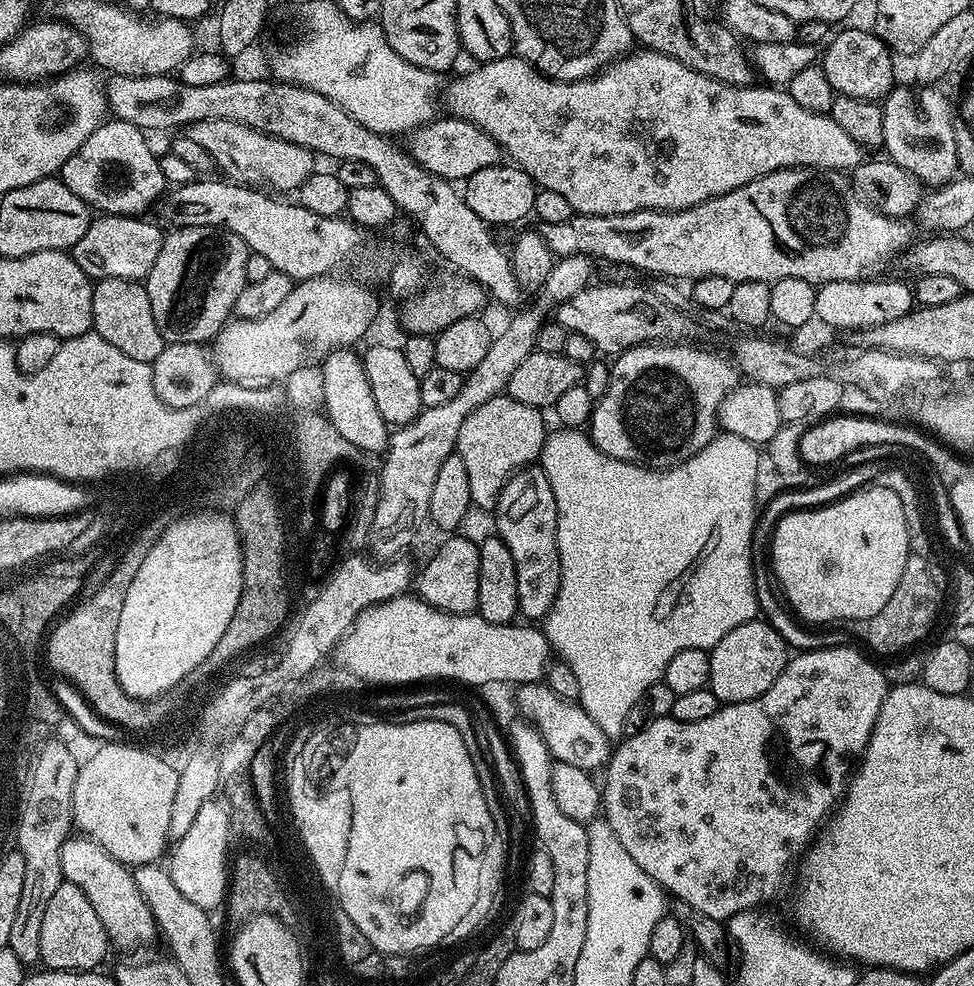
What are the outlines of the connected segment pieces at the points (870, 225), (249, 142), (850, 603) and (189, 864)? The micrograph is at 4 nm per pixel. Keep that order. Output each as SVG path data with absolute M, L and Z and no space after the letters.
M783 168L782 170L778 170L777 172L771 172L770 174L766 174L762 178L758 178L754 182L750 182L746 186L738 186L738 190L730 190L726 194L722 194L721 196L715 196L714 198L710 198L706 202L702 202L698 206L690 206L686 210L678 210L677 212L655 212L653 208L646 208L642 212L631 212L630 214L614 214L613 216L581 216L579 214L573 214L570 219L566 222L558 222L557 224L540 224L538 231L540 236L546 242L546 246L551 250L553 257L559 258L562 256L591 256L593 261L600 262L600 260L609 260L612 264L629 264L632 268L637 268L640 272L649 272L652 276L673 276L676 280L685 280L685 282L691 282L697 280L698 278L706 278L707 276L721 276L722 278L730 278L731 280L781 280L782 278L786 278L789 276L790 278L802 278L806 282L810 282L814 285L822 285L826 282L842 282L843 280L870 280L881 275L880 272L883 270L884 266L888 263L895 261L897 257L901 255L913 243L914 235L912 236L912 232L907 228L905 221L903 219L897 218L895 216L887 216L886 214L882 214L877 210L877 208L872 207L872 205L867 204L865 200L862 199L856 193L856 189L852 187L851 179L843 171L840 170L829 170L827 168Z
M210 118L187 125L186 134L206 149L213 165L217 169L221 168L224 171L221 173L234 184L263 186L276 194L295 193L314 171L314 156L307 148L279 140L276 136L268 136L245 124Z
M883 486L875 487L864 488L861 492L859 490L853 491L851 494L835 502L828 502L823 506L813 507L811 510L793 510L788 515L782 517L777 522L776 527L772 529L770 537L770 545L772 544L770 568L774 573L775 583L778 585L783 599L786 601L787 607L801 621L807 622L812 626L832 626L835 625L832 624L835 620L845 620L845 622L865 620L874 614L878 614L878 610L882 610L882 606L886 606L886 602L890 602L890 594L894 594L894 590L898 590L898 582L902 578L902 570L906 566L910 555L908 531L906 530L906 510L902 510L902 502L898 499L898 494L894 494L892 488L885 488Z
M213 798L206 802L206 806L202 806L202 810L198 810L189 832L182 834L182 838L171 845L166 867L174 878L174 886L178 886L178 891L190 898L194 906L213 910L212 908L219 904L221 907L225 903L230 879L228 836L230 837L228 809L219 799Z

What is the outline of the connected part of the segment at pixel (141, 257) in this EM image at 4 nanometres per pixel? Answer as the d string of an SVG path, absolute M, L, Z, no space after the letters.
M97 215L89 224L86 234L82 234L79 242L70 249L70 254L87 276L102 280L122 278L137 282L147 281L150 270L154 270L154 262L158 262L166 232L159 223L151 224L144 219L148 218Z

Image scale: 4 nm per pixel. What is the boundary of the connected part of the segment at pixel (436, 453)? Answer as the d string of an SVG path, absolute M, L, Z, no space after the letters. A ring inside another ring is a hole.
M528 308L525 312L518 313L501 332L497 331L493 335L490 350L486 350L482 362L478 362L478 366L474 366L474 370L465 375L462 390L458 390L458 394L454 394L454 398L450 398L450 402L445 402L442 406L424 408L411 422L399 425L389 435L388 446L382 456L384 465L381 466L380 473L378 473L380 497L378 498L378 506L374 510L374 522L367 542L370 552L372 548L371 555L377 561L391 562L403 553L400 552L403 548L411 546L412 539L419 534L420 527L428 520L430 494L434 490L434 478L438 478L438 466L442 466L442 462L446 462L446 458L455 453L458 430L462 430L462 422L469 416L473 408L482 406L482 402L490 402L490 398L501 395L507 389L514 370L518 370L518 366L522 366L522 362L526 362L530 353L536 351L538 330L545 322L546 316L540 308Z

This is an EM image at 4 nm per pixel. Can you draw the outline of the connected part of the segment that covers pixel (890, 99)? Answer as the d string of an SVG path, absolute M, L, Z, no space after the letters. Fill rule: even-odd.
M936 86L893 87L883 97L883 151L902 170L914 174L925 186L943 186L957 175L954 144L954 108Z

